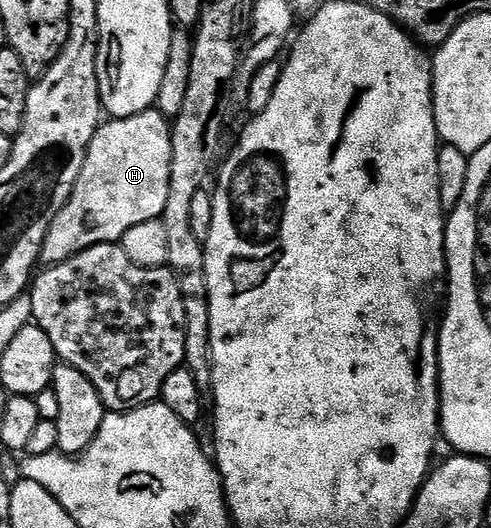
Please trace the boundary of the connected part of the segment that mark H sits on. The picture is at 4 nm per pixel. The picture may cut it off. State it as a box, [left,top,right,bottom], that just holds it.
[39,107,172,266]

